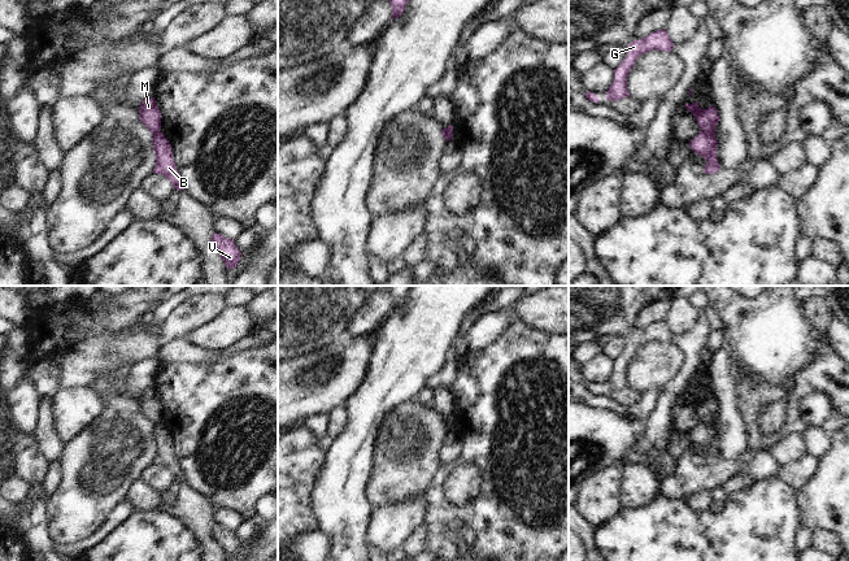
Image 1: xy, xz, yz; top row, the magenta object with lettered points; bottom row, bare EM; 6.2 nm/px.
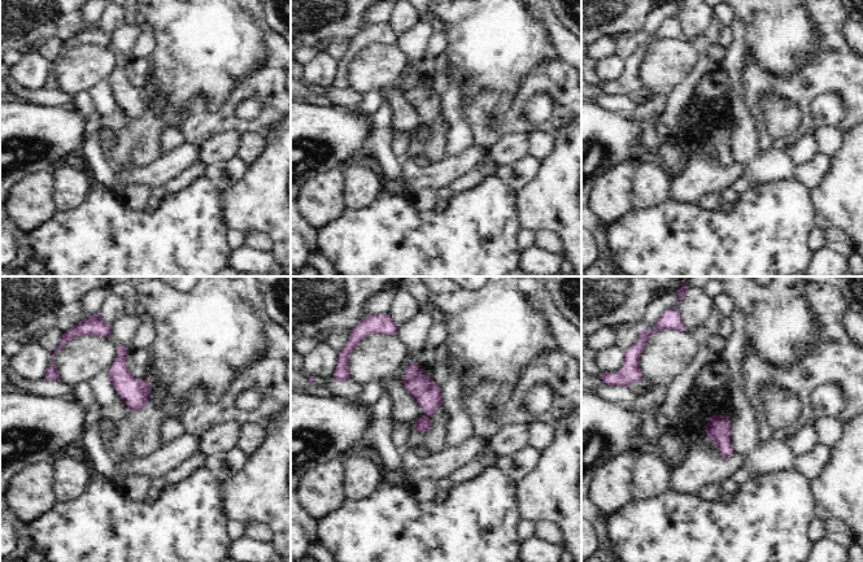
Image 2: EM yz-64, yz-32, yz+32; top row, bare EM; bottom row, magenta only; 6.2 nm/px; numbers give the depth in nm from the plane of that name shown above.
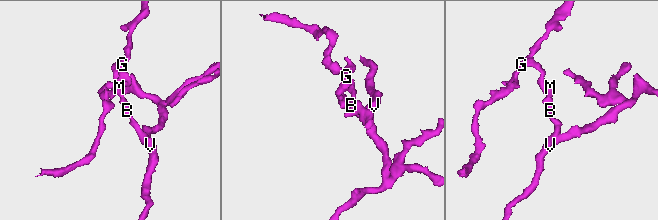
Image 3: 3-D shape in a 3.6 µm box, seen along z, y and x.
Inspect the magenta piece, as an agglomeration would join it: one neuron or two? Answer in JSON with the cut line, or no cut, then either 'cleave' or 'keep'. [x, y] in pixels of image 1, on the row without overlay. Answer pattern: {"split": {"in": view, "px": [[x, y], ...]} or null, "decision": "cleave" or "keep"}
{"split": {"in": "yz", "px": [[701, 421], [714, 425]]}, "decision": "cleave"}

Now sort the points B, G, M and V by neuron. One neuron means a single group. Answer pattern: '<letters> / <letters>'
B V / G M

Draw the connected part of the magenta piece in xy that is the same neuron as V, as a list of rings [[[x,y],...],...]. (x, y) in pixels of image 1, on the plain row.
[[[214,523],[210,532],[215,543],[225,552],[226,560],[235,560],[241,549],[241,543],[235,536],[234,530],[227,530]]]

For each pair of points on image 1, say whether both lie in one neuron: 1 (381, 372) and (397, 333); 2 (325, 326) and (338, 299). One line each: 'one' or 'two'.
1: one
2: one

